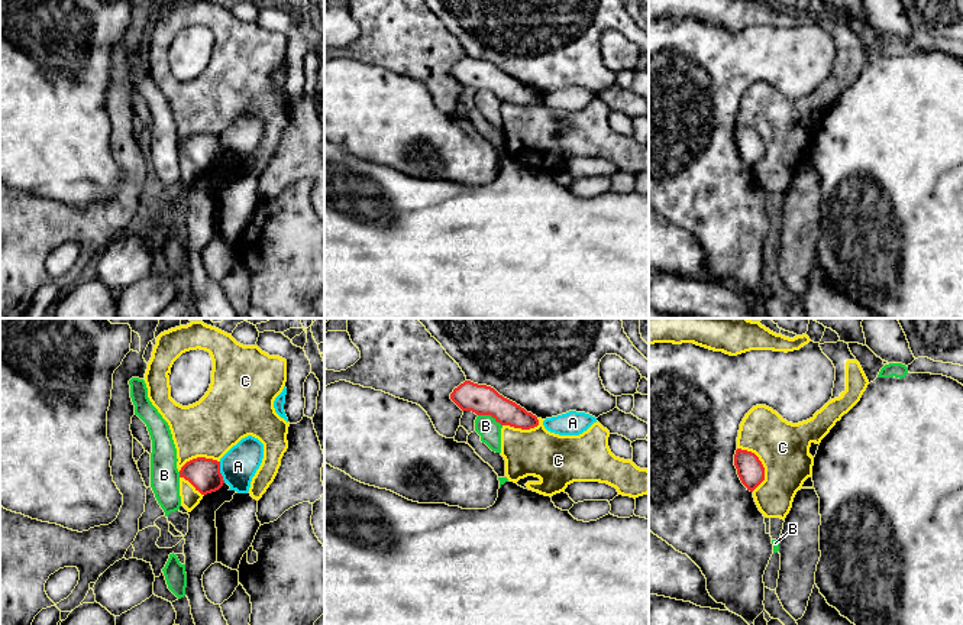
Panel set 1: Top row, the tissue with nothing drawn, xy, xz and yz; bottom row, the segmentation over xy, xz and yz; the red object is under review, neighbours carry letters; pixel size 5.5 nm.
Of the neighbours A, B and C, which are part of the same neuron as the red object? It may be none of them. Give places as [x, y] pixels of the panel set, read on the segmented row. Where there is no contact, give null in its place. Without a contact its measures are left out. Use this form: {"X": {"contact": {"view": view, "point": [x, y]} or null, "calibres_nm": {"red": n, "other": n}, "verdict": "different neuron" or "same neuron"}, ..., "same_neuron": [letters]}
{"A": {"contact": {"view": "xy", "point": [219, 472]}, "calibres_nm": {"red": 180, "other": 200}, "verdict": "different neuron"}, "B": {"contact": {"view": "xz", "point": [490, 414]}, "calibres_nm": {"red": 170, "other": 120}, "verdict": "different neuron"}, "C": {"contact": {"view": "yz", "point": [762, 465]}, "calibres_nm": {"red": 150, "other": 280}, "verdict": "different neuron"}, "same_neuron": []}

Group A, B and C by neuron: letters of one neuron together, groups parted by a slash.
A / B / C

